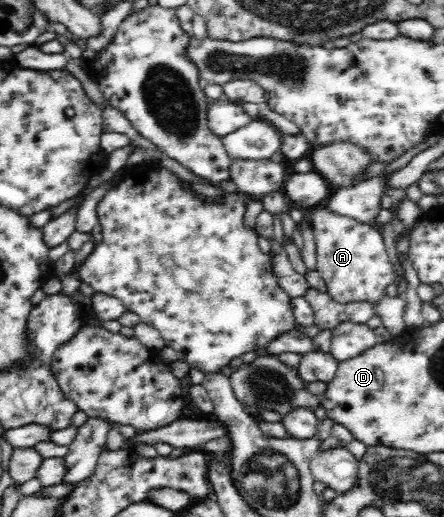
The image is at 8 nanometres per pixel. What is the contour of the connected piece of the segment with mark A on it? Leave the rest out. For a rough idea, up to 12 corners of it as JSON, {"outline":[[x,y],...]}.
{"outline":[[324,204],[308,217],[339,303],[371,304],[393,337],[407,300],[381,232]]}

